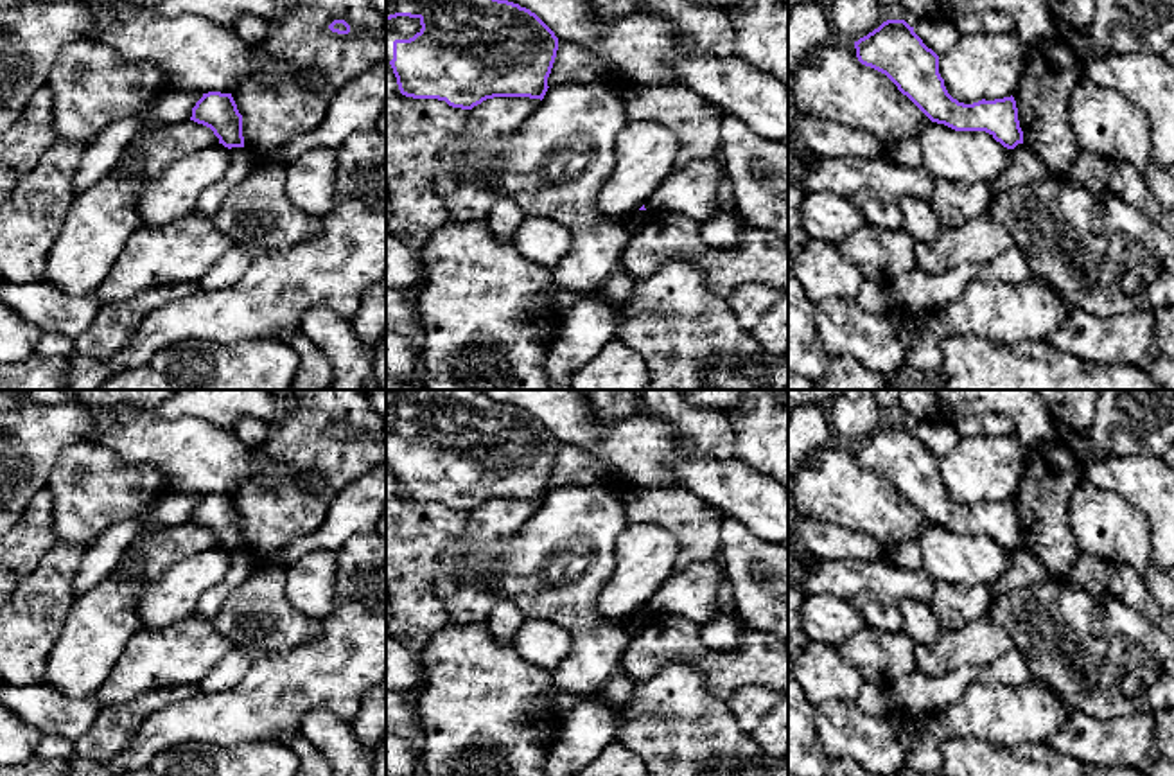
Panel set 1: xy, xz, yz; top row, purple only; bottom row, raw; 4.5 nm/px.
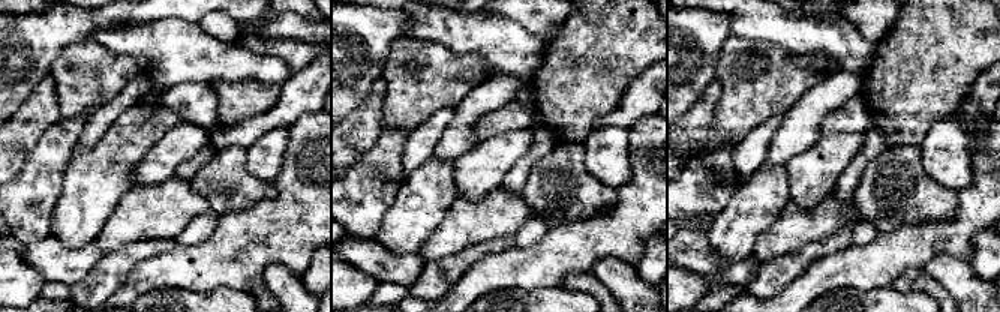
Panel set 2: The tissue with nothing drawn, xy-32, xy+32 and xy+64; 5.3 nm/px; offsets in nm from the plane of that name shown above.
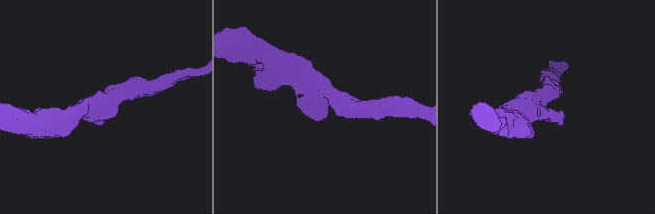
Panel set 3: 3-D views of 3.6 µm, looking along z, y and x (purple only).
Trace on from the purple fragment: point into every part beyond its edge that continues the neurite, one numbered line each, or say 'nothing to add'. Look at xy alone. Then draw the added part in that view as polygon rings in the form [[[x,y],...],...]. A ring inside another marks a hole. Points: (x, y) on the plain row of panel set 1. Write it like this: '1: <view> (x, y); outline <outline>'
nothing to add

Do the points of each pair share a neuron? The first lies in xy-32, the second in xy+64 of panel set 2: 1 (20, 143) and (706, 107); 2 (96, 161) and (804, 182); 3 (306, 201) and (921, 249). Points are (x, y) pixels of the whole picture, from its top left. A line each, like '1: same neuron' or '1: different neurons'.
1: same neuron
2: different neurons
3: same neuron

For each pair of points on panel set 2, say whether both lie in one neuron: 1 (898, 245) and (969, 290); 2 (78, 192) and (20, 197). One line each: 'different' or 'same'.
1: different
2: different

